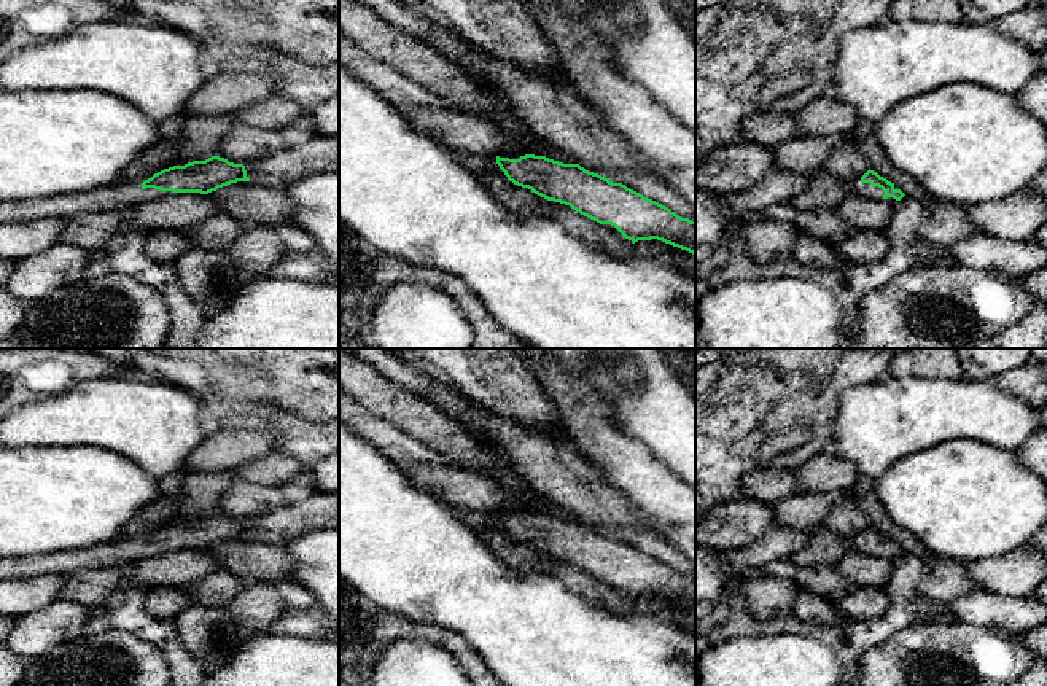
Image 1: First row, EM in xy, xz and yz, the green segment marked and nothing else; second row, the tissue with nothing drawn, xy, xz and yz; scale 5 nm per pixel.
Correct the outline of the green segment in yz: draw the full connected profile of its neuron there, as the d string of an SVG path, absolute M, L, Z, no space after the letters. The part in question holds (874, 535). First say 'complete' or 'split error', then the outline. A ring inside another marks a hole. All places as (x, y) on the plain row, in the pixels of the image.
split error; M870 525L851 540L850 546L862 554L883 555L893 562L905 552L894 540Z

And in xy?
split error; M212 513L173 522L154 530L142 541L119 535L113 543L89 549L64 551L49 555L0 557L0 579L41 575L72 575L83 568L126 568L148 555L161 555L175 549L208 551L237 538L250 538L243 520Z

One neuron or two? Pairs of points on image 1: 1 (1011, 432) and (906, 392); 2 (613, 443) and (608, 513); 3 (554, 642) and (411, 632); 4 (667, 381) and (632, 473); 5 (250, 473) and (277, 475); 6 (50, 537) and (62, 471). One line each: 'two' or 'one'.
1: one
2: two
3: two
4: two
5: one
6: one

